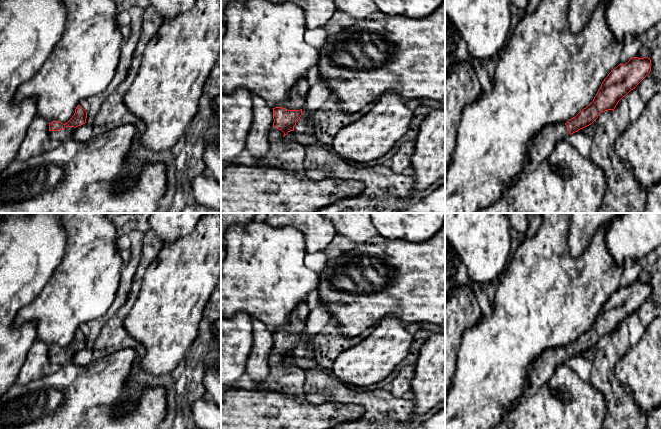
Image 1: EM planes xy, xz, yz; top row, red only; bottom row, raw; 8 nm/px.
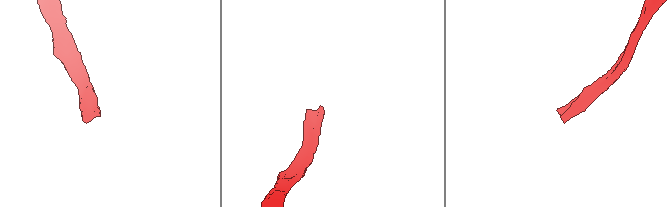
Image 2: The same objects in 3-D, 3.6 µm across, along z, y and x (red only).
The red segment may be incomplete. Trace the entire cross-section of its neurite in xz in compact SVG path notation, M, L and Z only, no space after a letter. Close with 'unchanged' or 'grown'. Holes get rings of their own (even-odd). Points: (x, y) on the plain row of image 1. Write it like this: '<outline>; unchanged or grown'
M304 301L290 314L286 327L273 332L274 346L272 351L281 354L284 357L283 361L290 355L294 355L294 350L302 339L308 315L308 303Z; grown

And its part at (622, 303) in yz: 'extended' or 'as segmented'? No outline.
extended

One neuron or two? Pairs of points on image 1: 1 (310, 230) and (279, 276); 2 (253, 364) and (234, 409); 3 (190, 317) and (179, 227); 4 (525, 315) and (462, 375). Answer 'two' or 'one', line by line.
1: two
2: two
3: two
4: one

